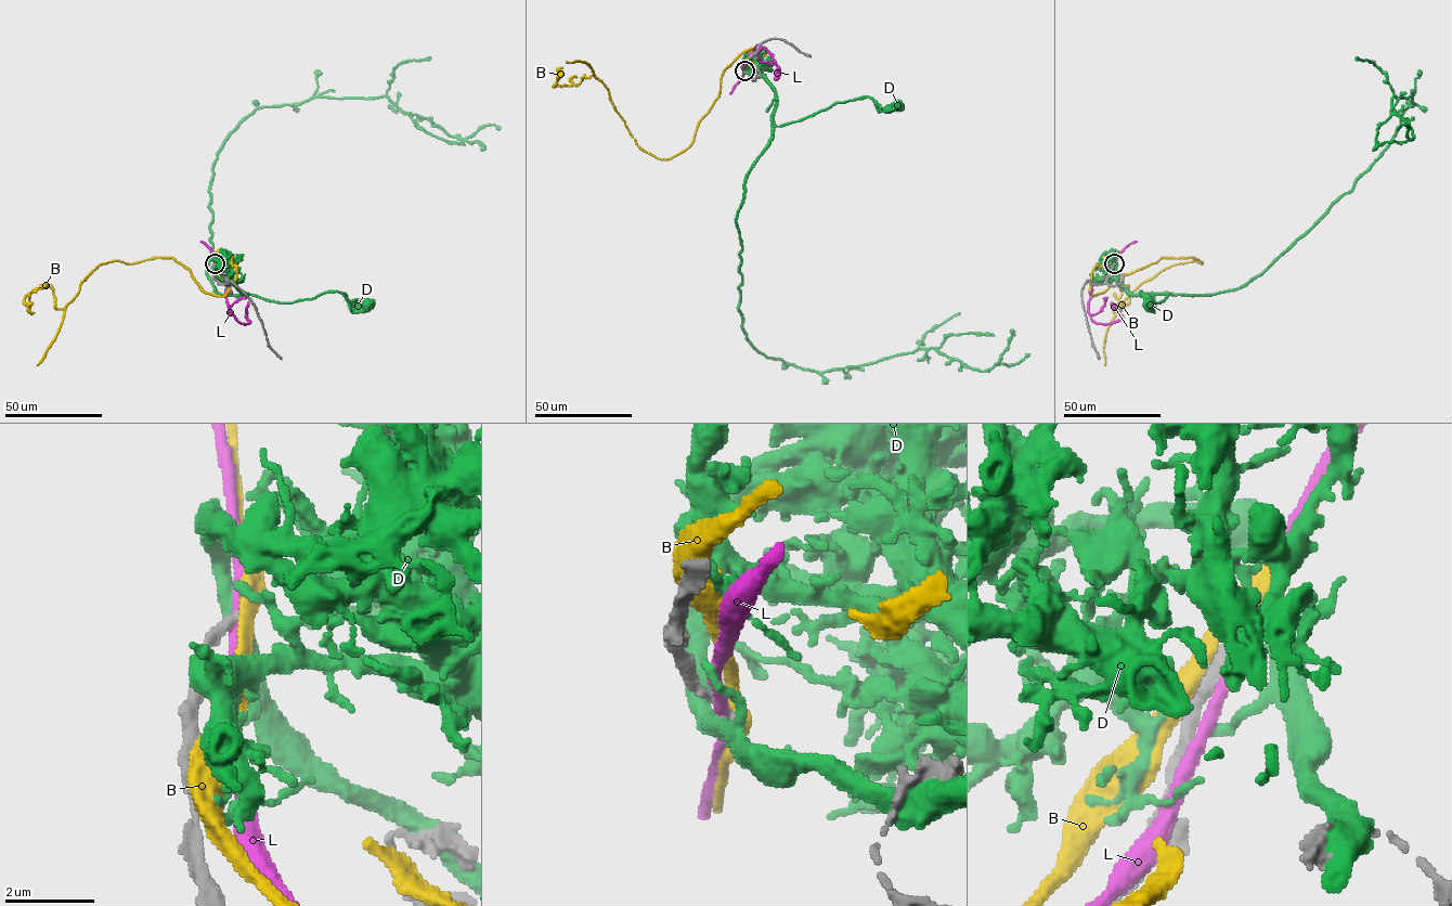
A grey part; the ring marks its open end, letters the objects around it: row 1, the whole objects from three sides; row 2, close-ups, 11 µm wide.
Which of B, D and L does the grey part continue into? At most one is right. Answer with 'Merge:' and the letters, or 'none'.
Merge: none

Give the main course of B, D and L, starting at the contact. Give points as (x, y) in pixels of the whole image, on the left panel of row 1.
B: (215, 263), (223, 296), (156, 257), (96, 267), (64, 308), (49, 286), (33, 302)
D: (215, 263), (244, 294), (295, 302), (336, 292), (349, 301), (370, 305)
L: (214, 263), (214, 273), (225, 286), (228, 307), (243, 324), (249, 322), (248, 302)

